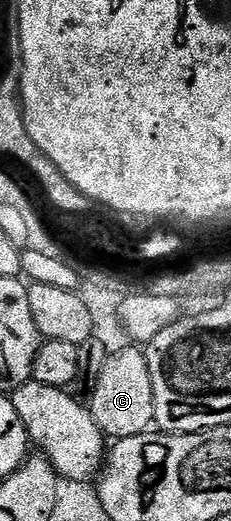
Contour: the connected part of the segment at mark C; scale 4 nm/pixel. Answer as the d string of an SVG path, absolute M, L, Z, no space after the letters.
M138 346L115 351L106 360L96 382L96 390L88 398L88 407L103 437L123 440L151 431L154 424L154 391L152 374L148 374L145 351Z

